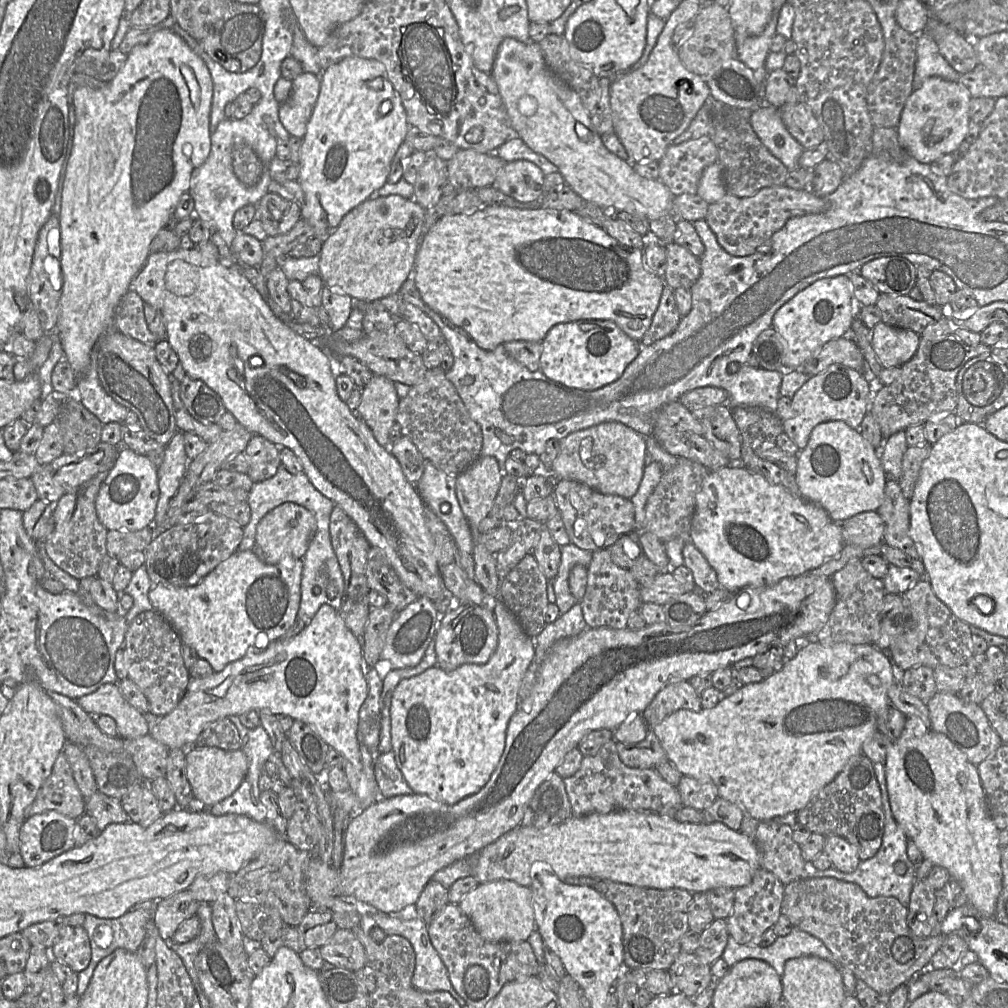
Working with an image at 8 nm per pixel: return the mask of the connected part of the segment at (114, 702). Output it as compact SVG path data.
M118 683L104 684L75 701L92 716L105 714L112 717L116 722L118 736L123 739L136 739L149 733L144 715L123 698Z

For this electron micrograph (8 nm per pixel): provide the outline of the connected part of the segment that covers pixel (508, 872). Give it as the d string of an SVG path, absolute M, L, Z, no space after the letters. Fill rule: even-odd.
M619 810L571 816L544 828L519 825L478 852L472 875L480 884L506 879L530 887L538 872L549 872L555 873L563 882L568 878L586 876L656 889L681 888L694 894L718 887L744 887L759 868L759 853L752 840L721 822L680 822L657 812Z

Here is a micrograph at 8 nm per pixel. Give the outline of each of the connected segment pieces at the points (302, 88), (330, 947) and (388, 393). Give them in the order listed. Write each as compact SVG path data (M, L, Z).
M308 72L300 74L292 81L289 98L279 106L279 118L293 137L303 139L305 136L320 87L320 78Z
M338 928L332 938L320 948L320 954L324 961L353 972L367 963L363 945L348 929Z
M374 375L370 382L362 388L358 415L372 430L375 439L381 446L385 446L389 441L391 427L396 423L399 401L394 382L386 377Z

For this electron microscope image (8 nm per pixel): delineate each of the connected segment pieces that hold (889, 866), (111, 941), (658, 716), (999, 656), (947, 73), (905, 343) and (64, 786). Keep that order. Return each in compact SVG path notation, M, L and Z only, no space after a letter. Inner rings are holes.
M873 763L877 782L881 790L881 800L883 804L883 811L885 816L885 830L883 834L882 844L878 852L868 860L860 861L858 867L851 873L841 872L833 867L827 870L817 870L810 862L805 863L804 870L812 877L832 877L845 882L851 882L859 885L863 891L871 898L878 896L895 897L904 907L908 908L910 896L913 886L916 882L915 866L907 855L907 841L908 838L903 829L896 822L893 812L891 810L888 791L886 787L885 766L883 763ZM897 862L906 864L906 872L899 875L895 872L894 867Z
M152 909L130 910L118 918L100 918L91 914L85 914L83 927L88 933L92 950L91 961L85 969L88 969L92 962L92 965L95 965L93 970L95 970L97 964L117 948L137 952L146 935L146 927L150 920L154 920L154 911Z
M688 681L668 684L661 689L641 713L650 729L678 710L701 711L701 698Z
M988 646L986 659L978 665L973 676L965 676L964 685L958 692L959 697L970 703L981 705L984 698L995 691L995 685L1007 671L1006 654L997 646Z
M925 33L917 35L913 90L919 89L932 76L958 82L960 75L942 56L935 40Z
M879 322L872 330L872 347L883 368L901 367L916 353L920 335Z
M64 751L58 754L50 776L39 789L33 803L25 810L25 820L51 810L75 820L86 812L86 802Z

